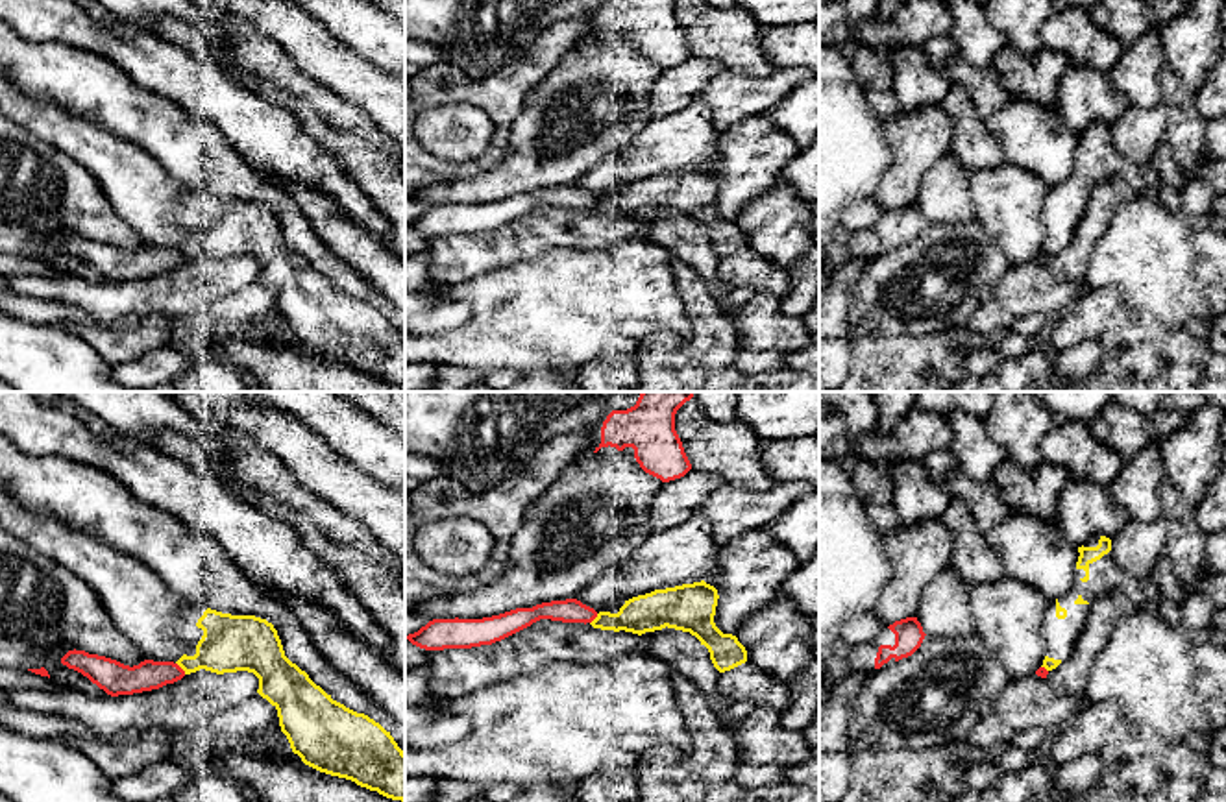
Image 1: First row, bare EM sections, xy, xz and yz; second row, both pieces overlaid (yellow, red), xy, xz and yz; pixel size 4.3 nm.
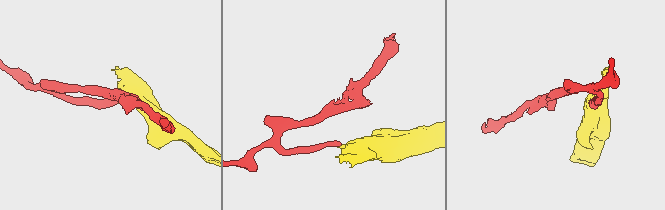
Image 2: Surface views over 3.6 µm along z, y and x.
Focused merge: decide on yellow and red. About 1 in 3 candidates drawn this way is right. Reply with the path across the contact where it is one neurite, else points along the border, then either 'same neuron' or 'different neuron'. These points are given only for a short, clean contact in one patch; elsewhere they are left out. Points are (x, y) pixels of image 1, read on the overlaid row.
different neuron

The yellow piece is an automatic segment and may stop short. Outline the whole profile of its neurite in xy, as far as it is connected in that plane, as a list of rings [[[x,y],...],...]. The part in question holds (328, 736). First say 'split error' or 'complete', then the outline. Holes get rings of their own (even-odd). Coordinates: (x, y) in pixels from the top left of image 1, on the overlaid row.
split error; [[[190,604],[179,614],[170,634],[185,645],[185,654],[176,662],[185,674],[200,669],[216,674],[253,673],[259,678],[257,693],[277,710],[281,732],[305,765],[405,802],[405,752],[390,732],[368,715],[333,700],[316,686],[305,671],[285,656],[272,623],[255,615],[231,615]]]

